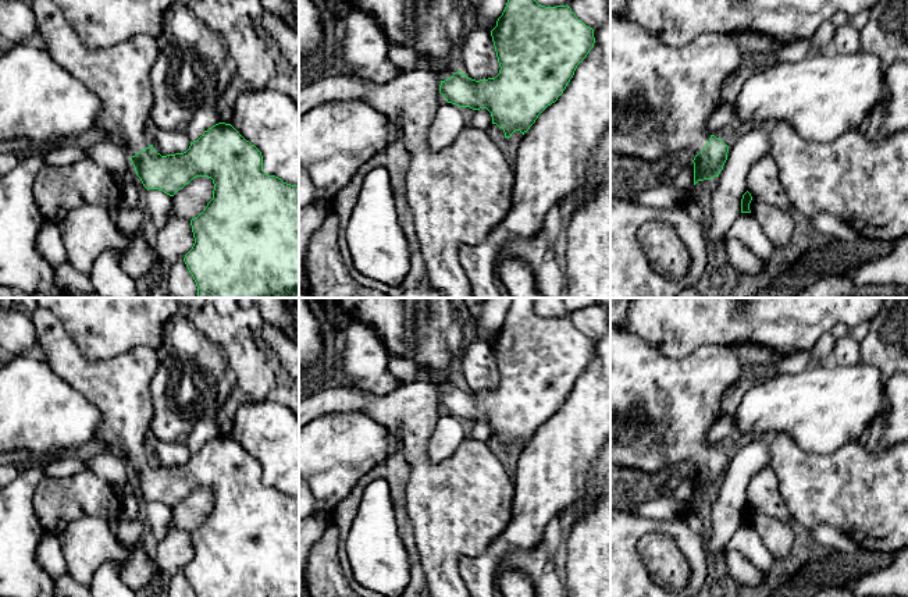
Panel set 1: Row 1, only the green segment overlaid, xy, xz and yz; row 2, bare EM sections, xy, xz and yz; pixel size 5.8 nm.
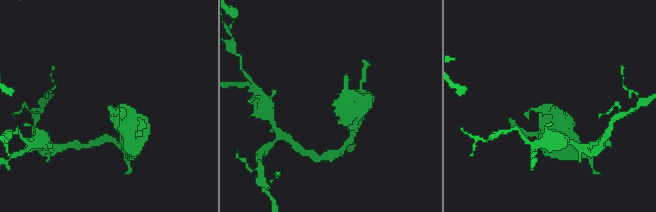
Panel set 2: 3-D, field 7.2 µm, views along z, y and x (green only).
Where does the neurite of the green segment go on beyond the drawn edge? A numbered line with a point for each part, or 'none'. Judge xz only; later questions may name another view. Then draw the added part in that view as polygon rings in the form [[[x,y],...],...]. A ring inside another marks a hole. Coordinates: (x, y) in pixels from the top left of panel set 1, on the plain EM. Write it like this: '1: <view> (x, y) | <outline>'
1: xz (427, 331) | [[[338,298],[353,320],[370,326],[385,345],[389,356],[414,362],[430,380],[439,384],[441,392],[451,390],[456,380],[463,345],[459,313],[452,298]]]

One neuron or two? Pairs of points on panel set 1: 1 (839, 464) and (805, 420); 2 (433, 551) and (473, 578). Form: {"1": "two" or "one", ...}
{"1": "two", "2": "two"}

